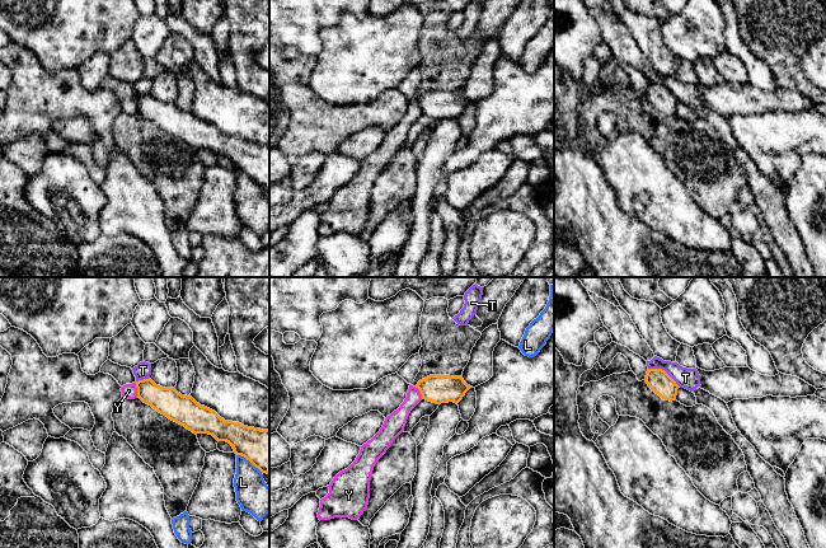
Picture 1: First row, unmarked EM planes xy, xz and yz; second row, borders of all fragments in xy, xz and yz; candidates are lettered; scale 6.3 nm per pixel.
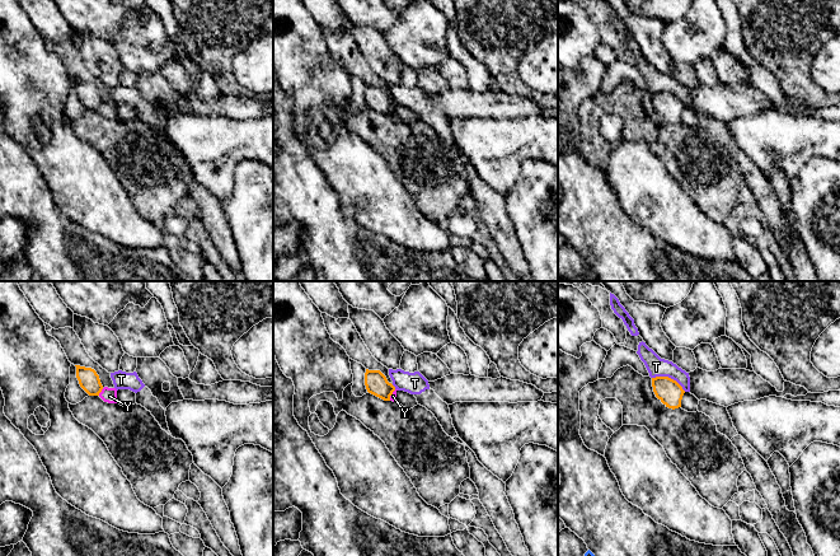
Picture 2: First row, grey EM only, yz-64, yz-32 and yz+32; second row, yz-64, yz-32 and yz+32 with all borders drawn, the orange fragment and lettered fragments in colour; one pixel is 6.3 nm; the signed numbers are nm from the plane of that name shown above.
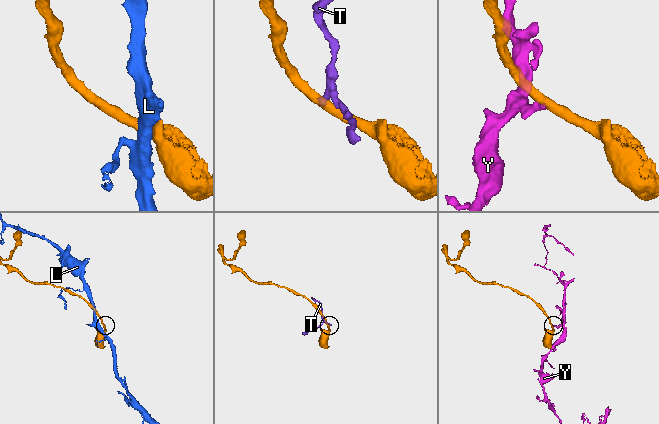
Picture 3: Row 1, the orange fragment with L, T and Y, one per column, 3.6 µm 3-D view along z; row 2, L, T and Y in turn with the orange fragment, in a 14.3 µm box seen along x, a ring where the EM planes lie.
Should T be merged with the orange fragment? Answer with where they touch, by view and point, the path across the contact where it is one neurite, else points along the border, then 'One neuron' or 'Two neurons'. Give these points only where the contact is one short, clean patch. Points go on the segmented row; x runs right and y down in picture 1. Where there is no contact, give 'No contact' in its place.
Touches orange at yz (663, 370). Boundary: yz (648, 368), (661, 368), (679, 385). Two neurons

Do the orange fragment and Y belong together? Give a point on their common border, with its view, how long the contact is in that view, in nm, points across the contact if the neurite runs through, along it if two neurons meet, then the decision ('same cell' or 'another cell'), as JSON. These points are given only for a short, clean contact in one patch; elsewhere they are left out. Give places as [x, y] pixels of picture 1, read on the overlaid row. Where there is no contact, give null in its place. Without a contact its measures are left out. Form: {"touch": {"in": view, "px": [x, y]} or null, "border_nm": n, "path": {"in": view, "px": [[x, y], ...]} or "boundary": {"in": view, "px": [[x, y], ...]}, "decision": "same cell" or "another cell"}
{"touch": {"in": "xy", "px": [137, 390]}, "border_nm": 100, "boundary": {"in": "xy", "px": [[135, 383], [137, 397]]}, "decision": "another cell"}

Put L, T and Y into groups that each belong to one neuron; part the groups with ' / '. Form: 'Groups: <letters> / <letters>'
Groups: L / T / Y

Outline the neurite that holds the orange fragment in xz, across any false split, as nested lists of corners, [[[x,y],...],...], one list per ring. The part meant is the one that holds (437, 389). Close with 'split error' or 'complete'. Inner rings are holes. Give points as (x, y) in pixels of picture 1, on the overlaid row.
[[[430,375],[418,381],[417,388],[422,394],[422,399],[441,404],[459,403],[465,393],[471,388],[463,376]]]; complete

